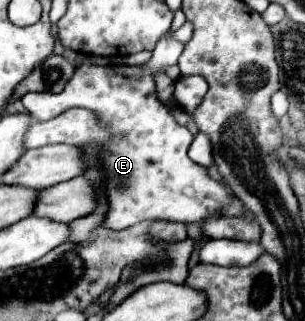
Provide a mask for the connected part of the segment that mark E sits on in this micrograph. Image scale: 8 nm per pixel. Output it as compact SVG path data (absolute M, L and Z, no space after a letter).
M167 34L157 42L151 60L143 66L115 68L83 64L77 66L63 92L29 92L21 98L25 110L35 120L51 120L63 110L77 106L95 112L99 122L103 122L103 126L115 134L115 138L101 142L103 190L109 202L101 224L103 228L125 230L143 220L201 222L215 212L239 214L239 210L243 210L239 198L233 198L221 182L209 176L205 166L187 156L193 134L179 126L169 108L157 98L155 74L175 66L181 50L183 44L171 40Z

